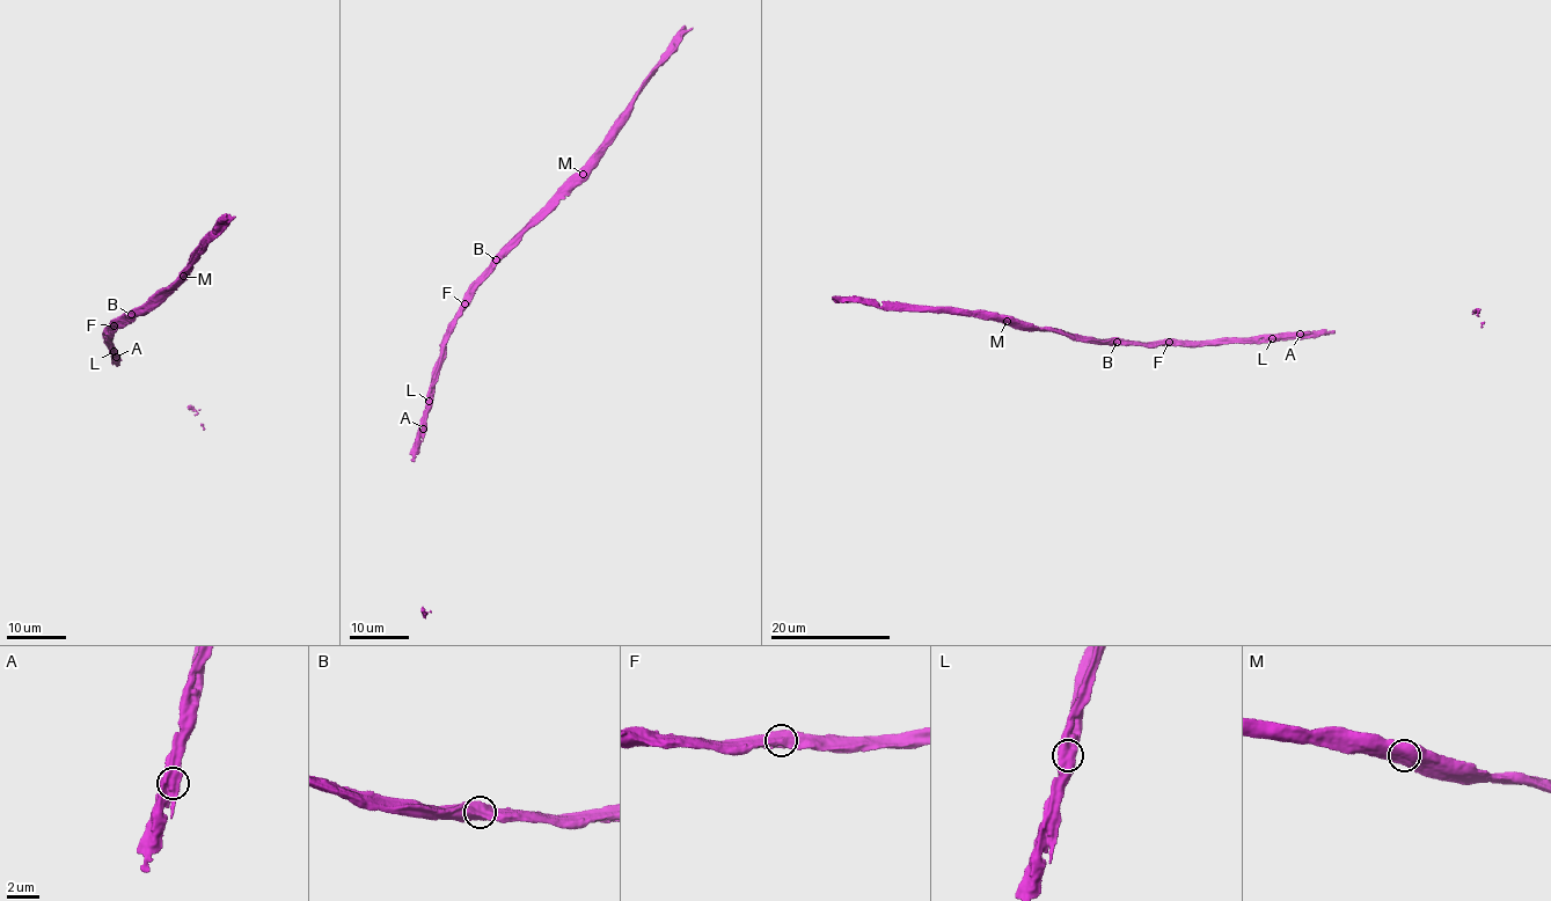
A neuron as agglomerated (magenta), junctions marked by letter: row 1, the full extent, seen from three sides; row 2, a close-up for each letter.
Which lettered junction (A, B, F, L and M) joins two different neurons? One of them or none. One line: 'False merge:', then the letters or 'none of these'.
False merge: none of these

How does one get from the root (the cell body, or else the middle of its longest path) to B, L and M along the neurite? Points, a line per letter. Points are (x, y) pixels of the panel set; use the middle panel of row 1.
B: (469, 299), (473, 287), (496, 259)
L: (469, 299), (446, 341), (429, 401)
M: (469, 299), (521, 233), (583, 174)

